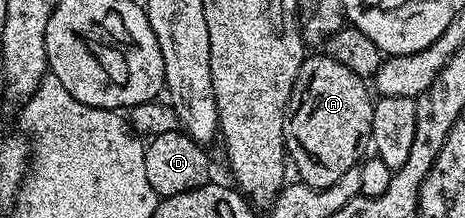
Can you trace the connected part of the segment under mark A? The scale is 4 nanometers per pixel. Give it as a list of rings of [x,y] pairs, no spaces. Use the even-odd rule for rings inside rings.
[[[324,52],[310,53],[299,68],[289,97],[289,107],[285,109],[285,149],[292,169],[293,166],[297,169],[296,177],[311,188],[322,190],[335,184],[335,180],[339,180],[343,172],[347,172],[362,161],[366,153],[365,146],[367,150],[373,137],[371,120],[375,101],[371,90],[369,95],[369,90],[365,86],[368,86],[366,79],[351,72],[351,68],[339,64],[339,60],[331,60]]]

